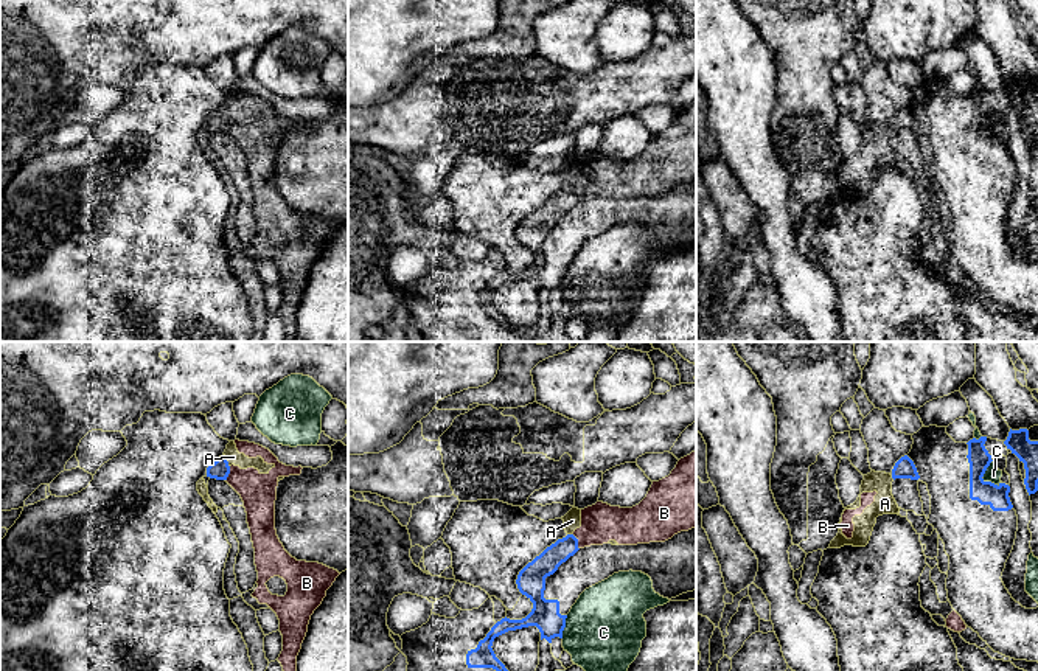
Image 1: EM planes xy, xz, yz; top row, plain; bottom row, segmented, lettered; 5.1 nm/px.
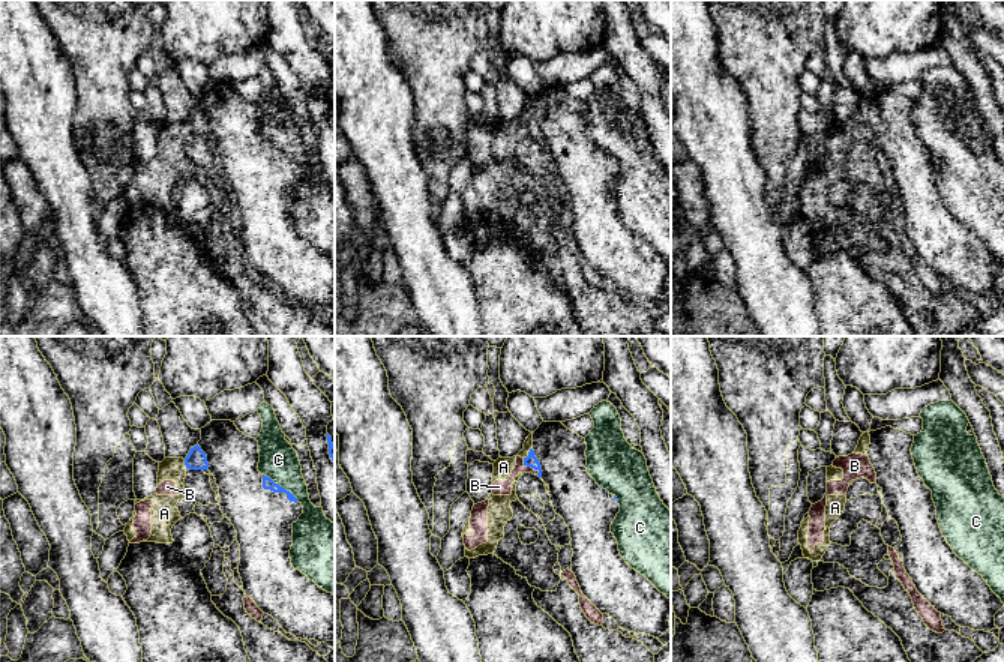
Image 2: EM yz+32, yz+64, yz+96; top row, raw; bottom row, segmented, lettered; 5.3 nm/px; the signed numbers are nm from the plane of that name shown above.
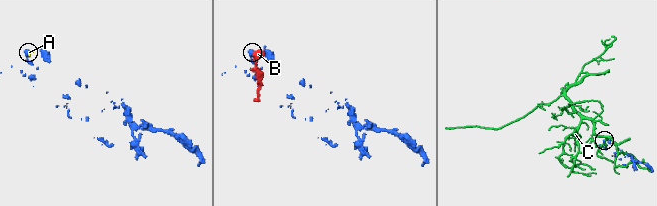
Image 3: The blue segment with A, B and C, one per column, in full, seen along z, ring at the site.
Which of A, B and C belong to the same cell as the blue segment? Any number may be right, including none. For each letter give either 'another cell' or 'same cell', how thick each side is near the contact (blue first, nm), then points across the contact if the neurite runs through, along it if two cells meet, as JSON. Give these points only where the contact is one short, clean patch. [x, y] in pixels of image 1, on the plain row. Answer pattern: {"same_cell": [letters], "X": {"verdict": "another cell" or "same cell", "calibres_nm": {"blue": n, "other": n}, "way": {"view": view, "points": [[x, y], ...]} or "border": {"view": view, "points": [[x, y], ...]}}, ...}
{"same_cell": [], "A": {"verdict": "another cell", "calibres_nm": {"blue": 100, "other": 80}, "border": {"view": "xy", "points": [[224, 106], [229, 118]]}}, "B": {"verdict": "another cell", "calibres_nm": {"blue": 120, "other": 200}, "border": {"view": "xz", "points": [[572, 185], [578, 201]]}}, "C": {"verdict": "another cell", "calibres_nm": {"blue": 120, "other": 70}}}

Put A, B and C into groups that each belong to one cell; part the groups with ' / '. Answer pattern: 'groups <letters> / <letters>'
groups A B / C

